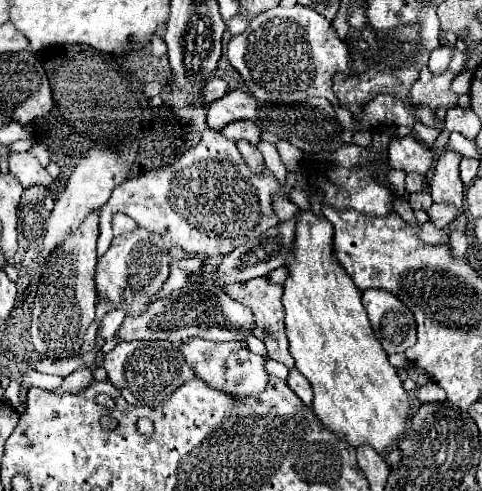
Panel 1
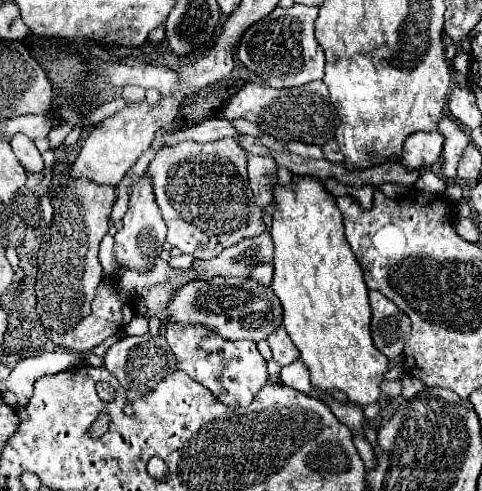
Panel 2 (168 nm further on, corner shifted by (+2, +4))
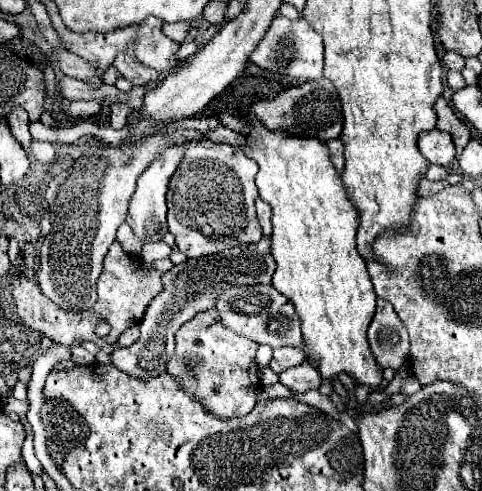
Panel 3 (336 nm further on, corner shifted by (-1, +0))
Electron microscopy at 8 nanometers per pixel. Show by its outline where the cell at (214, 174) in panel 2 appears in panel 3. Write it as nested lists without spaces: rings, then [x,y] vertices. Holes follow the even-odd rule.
[[[211,140],[203,142],[189,142],[185,158],[177,172],[173,174],[169,182],[167,192],[167,222],[169,232],[175,236],[177,248],[187,258],[199,258],[223,252],[225,248],[231,248],[239,242],[257,242],[261,240],[261,228],[255,216],[255,198],[257,198],[257,186],[255,186],[255,174],[257,174],[257,162],[247,158],[239,148],[231,148],[227,144],[215,144]]]

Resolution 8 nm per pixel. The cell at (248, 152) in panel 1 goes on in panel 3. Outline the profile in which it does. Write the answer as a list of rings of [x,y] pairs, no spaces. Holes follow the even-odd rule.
[[[257,198],[257,220],[261,224],[263,236],[271,236],[271,206],[265,204],[261,198]]]

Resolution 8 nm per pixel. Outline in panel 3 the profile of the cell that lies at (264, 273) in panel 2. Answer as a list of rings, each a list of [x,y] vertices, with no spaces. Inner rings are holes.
[[[261,238],[255,244],[241,244],[235,248],[227,248],[227,252],[215,256],[189,258],[179,266],[173,266],[163,274],[163,290],[151,300],[143,320],[143,334],[139,340],[127,348],[113,350],[113,366],[135,376],[139,380],[149,380],[153,376],[165,374],[167,362],[175,350],[175,332],[195,314],[205,312],[215,306],[215,300],[229,286],[249,286],[249,284],[271,284],[271,276],[275,272],[275,260],[269,252],[269,238]]]

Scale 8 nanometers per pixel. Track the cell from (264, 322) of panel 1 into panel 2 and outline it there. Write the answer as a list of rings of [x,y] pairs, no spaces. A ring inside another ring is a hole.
[[[276,328],[268,338],[268,344],[270,344],[270,350],[274,354],[274,360],[280,364],[280,366],[288,366],[292,364],[294,360],[298,360],[300,352],[296,350],[296,346],[292,344],[290,336],[286,334],[284,328]]]

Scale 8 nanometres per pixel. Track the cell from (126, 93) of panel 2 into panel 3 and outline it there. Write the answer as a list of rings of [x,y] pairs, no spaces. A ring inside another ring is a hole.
[[[111,104],[111,126],[113,128],[123,128],[127,124],[131,108],[127,104]]]

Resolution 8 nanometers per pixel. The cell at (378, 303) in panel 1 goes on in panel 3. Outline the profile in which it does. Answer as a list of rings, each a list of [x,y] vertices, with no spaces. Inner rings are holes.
[[[377,298],[377,312],[369,324],[369,346],[381,368],[399,370],[407,362],[407,328],[395,314],[393,306],[383,298]]]

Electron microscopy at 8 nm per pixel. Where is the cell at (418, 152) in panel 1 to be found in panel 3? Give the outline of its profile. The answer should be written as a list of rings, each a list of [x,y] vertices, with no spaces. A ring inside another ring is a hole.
[[[437,128],[419,134],[419,150],[431,164],[447,166],[455,160],[455,144],[451,140],[451,134]]]

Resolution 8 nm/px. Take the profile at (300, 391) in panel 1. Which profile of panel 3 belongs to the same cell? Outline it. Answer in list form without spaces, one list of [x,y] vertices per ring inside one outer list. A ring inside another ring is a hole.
[[[303,362],[299,366],[293,366],[285,372],[279,374],[279,380],[283,386],[287,386],[293,392],[307,392],[307,390],[317,390],[321,384],[321,376],[317,368],[311,362]]]

